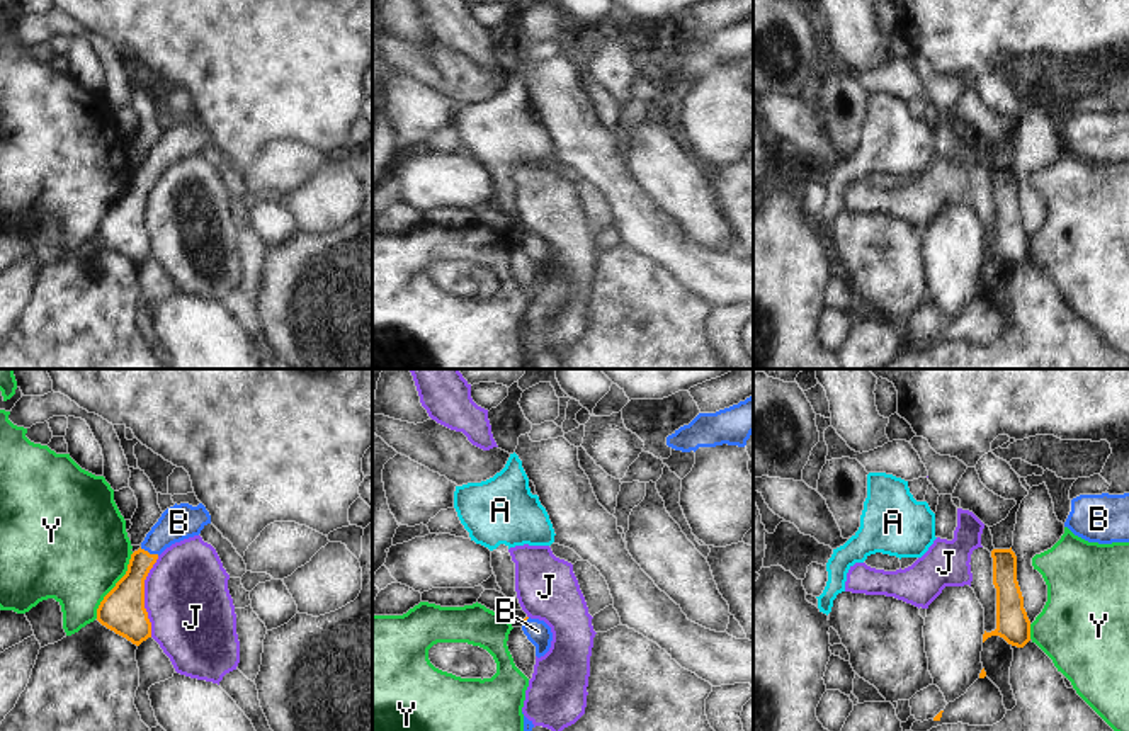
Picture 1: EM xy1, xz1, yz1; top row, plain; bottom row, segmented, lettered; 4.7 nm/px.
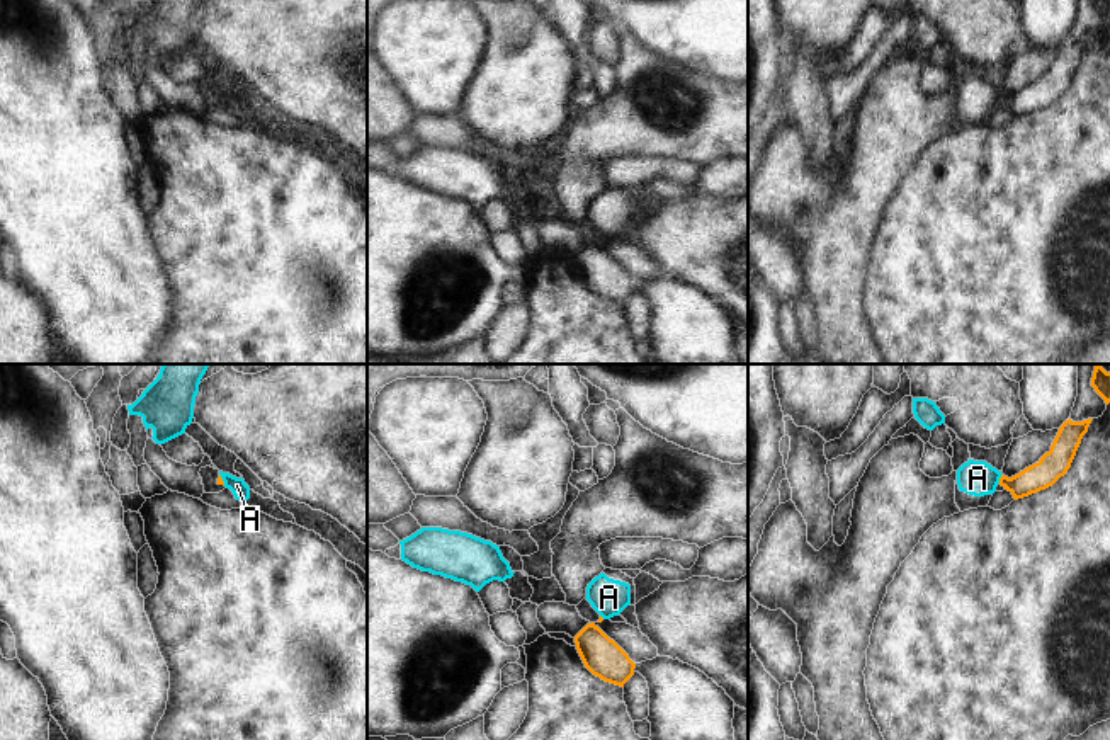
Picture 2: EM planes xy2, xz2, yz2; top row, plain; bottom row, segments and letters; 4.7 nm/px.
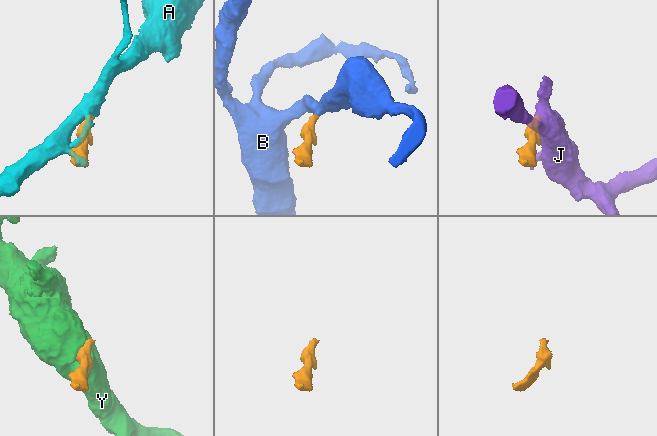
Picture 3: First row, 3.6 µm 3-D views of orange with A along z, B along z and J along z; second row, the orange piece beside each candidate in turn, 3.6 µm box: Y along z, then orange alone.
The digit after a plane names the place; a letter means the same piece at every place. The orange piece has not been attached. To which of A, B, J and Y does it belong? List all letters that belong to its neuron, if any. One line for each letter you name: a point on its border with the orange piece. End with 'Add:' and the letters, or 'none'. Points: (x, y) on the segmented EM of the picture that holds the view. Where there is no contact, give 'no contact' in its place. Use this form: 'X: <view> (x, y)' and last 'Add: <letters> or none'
B: xy1 (148, 553)
Add: B

